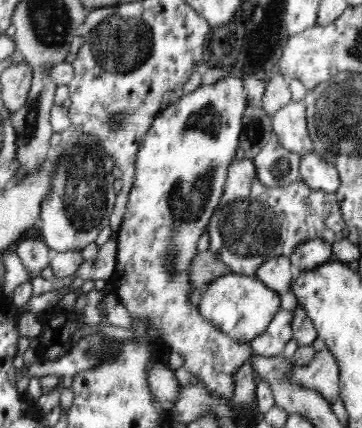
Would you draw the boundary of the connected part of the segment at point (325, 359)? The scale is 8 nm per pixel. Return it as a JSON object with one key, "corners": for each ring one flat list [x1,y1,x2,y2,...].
{"corners":[[328,350,316,351,312,360,305,365,291,366,291,382,315,390,331,405,339,396,339,366]]}

